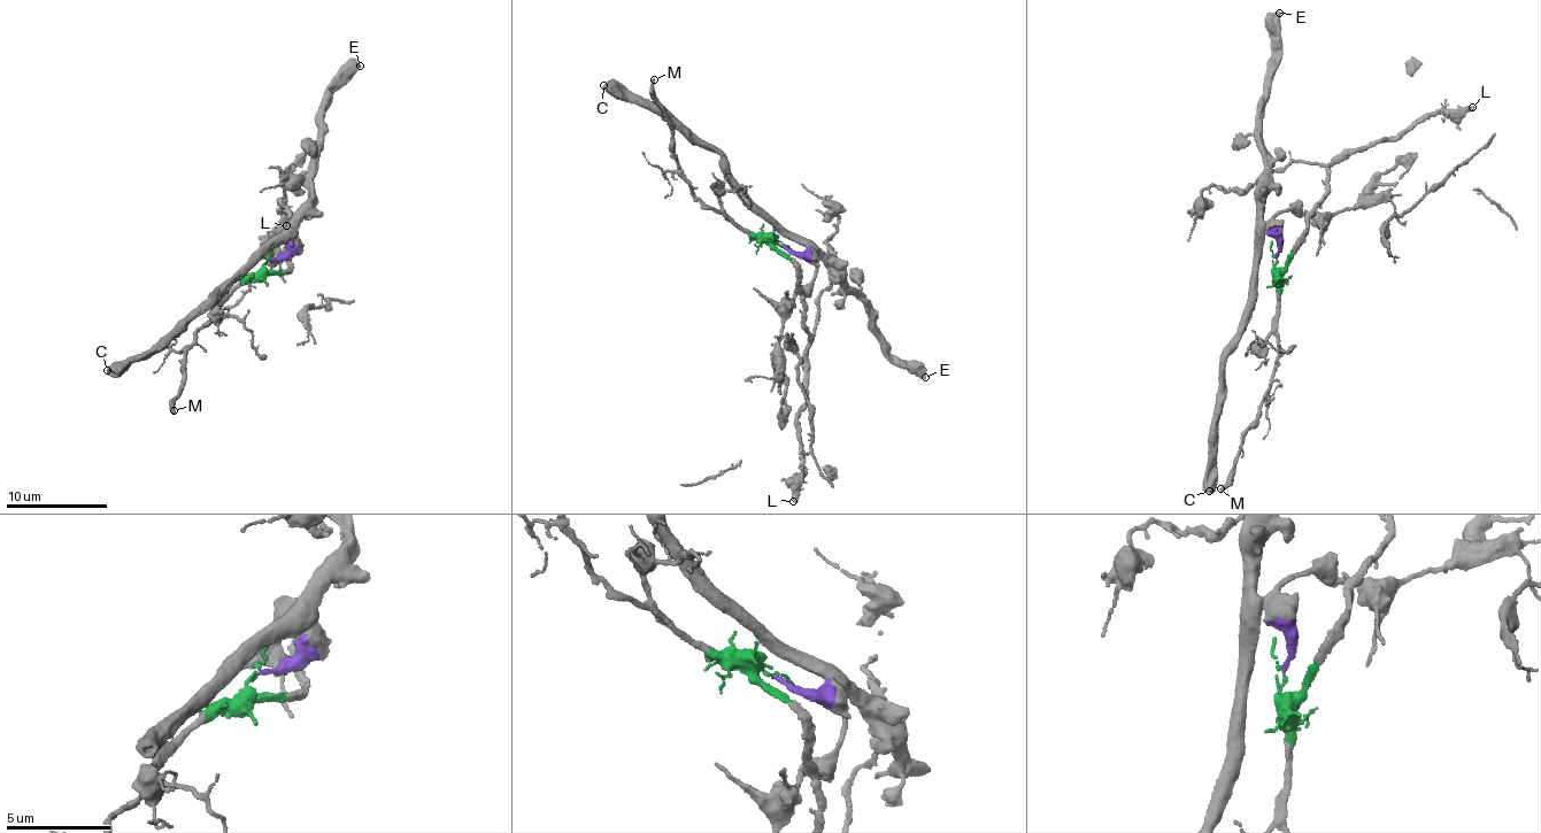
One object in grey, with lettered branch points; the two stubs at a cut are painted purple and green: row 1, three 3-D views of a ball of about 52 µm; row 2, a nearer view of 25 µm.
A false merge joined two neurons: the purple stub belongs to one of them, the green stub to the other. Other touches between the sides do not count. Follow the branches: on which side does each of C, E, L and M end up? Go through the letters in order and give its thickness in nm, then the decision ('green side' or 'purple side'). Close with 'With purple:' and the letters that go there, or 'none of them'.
C: 550 nm | purple side
E: 500 nm | purple side
L: 420 nm | green side
M: 280 nm | green side
With purple: C, E

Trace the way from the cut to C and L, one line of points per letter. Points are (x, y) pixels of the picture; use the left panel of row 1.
C: (268, 262), (286, 254), (291, 244), (264, 252), (184, 330), (151, 352), (106, 370)
L: (268, 262), (270, 274), (290, 268), (287, 206), (282, 202), (287, 210), (278, 209), (293, 226), (286, 225)

